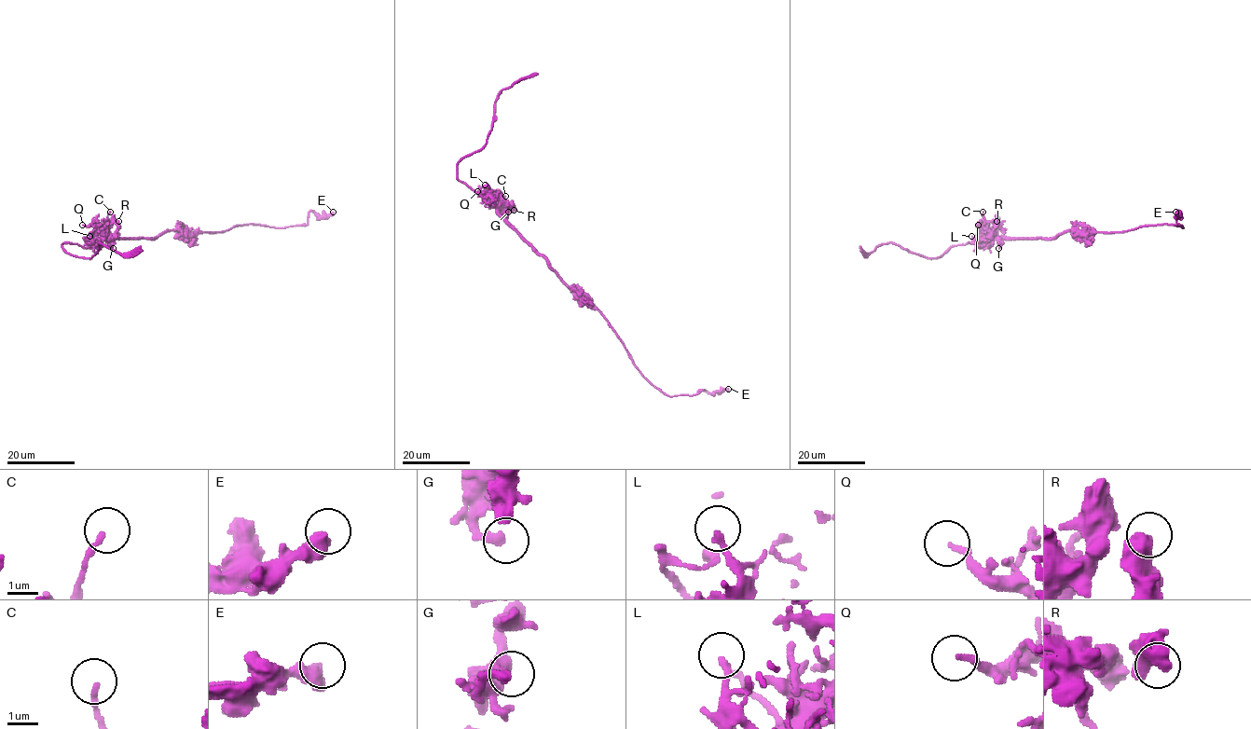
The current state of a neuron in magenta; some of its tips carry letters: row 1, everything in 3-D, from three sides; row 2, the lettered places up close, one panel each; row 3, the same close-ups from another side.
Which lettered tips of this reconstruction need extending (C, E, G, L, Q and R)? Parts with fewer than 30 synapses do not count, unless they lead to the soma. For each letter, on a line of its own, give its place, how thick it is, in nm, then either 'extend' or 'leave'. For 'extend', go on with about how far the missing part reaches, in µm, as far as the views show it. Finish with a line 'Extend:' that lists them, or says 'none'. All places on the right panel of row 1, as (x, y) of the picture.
C: place (982, 212); calibre 180 nm; leave
E: place (1175, 212); calibre 500 nm; leave
G: place (998, 248); calibre 280 nm; leave
L: place (971, 236); calibre 200 nm; leave
Q: place (978, 225); calibre 200 nm; leave
R: place (996, 221); calibre 360 nm; leave
Extend: none

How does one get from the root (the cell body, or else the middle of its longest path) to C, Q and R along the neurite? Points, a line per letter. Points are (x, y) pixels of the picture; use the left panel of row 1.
C: (144, 239), (104, 237), (103, 223), (110, 212)
Q: (144, 239), (107, 239), (98, 226), (82, 225)
R: (144, 239), (104, 237), (103, 231), (118, 221)

